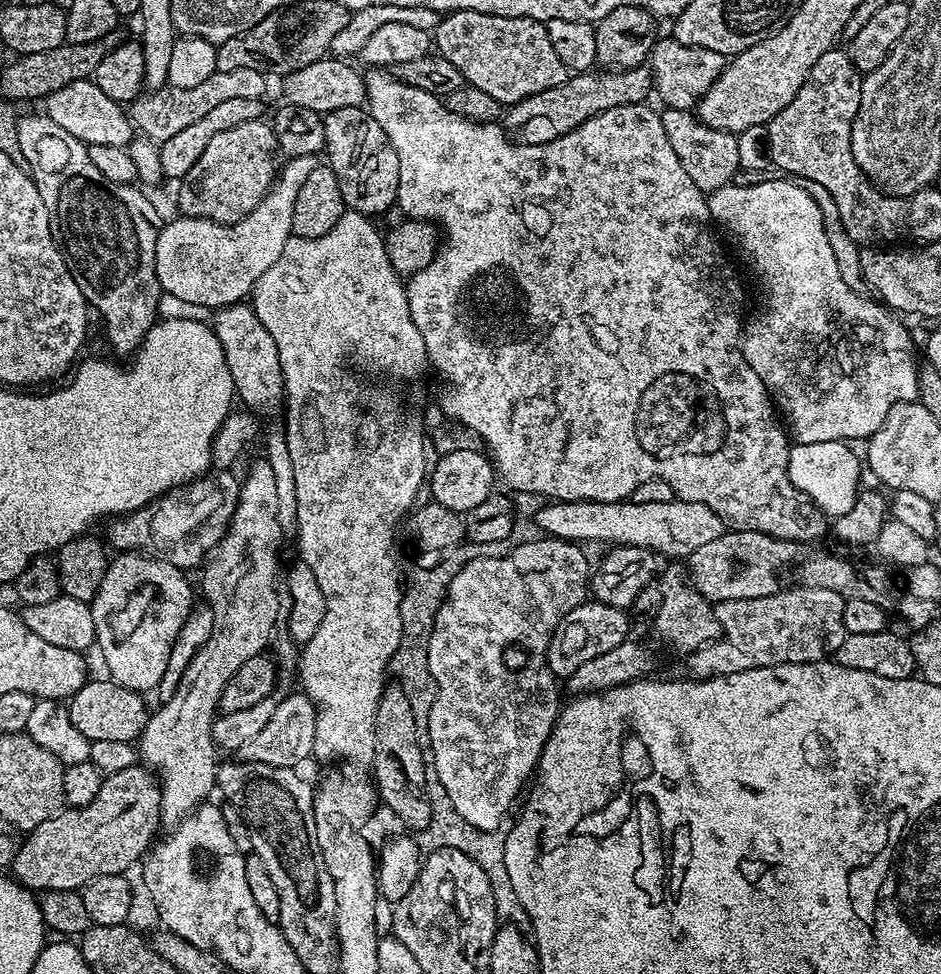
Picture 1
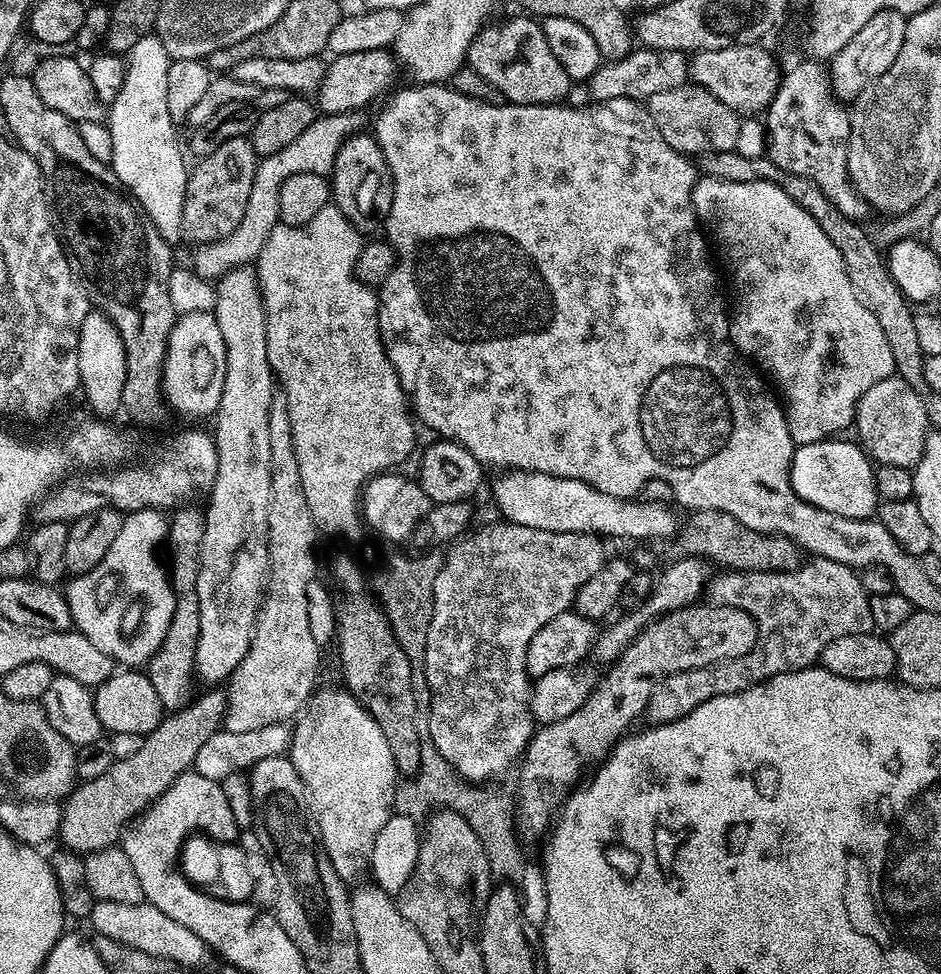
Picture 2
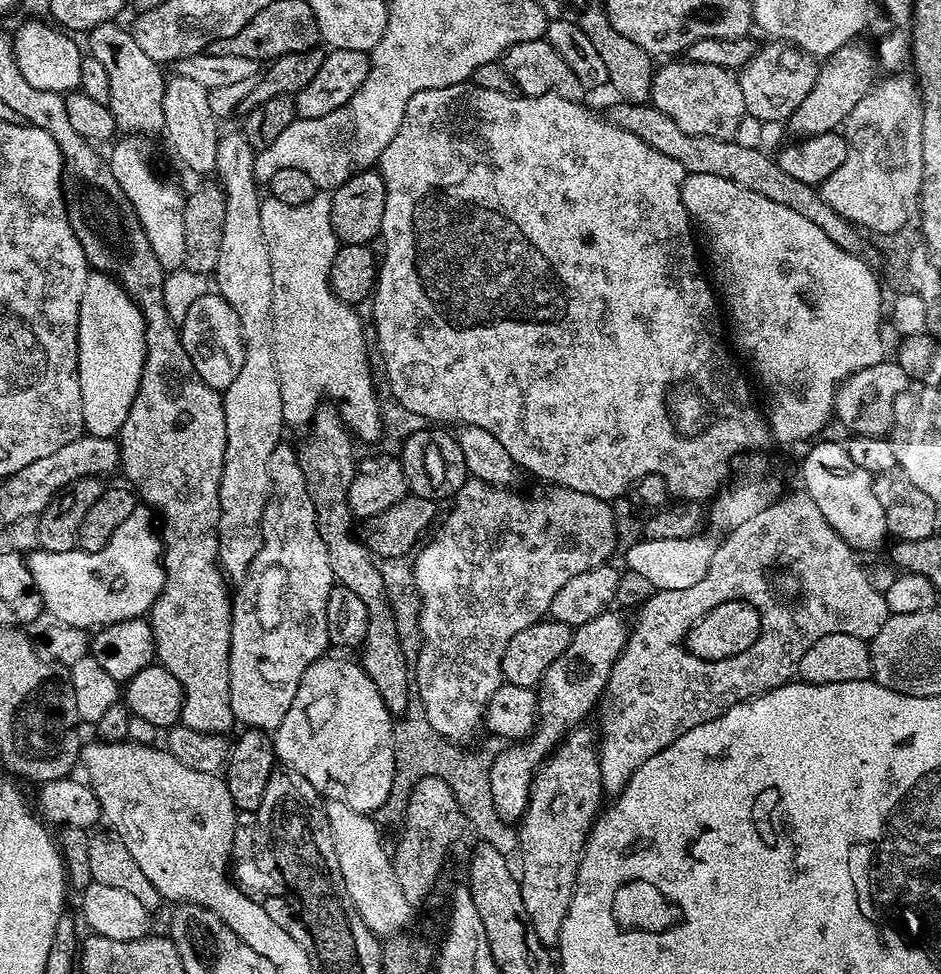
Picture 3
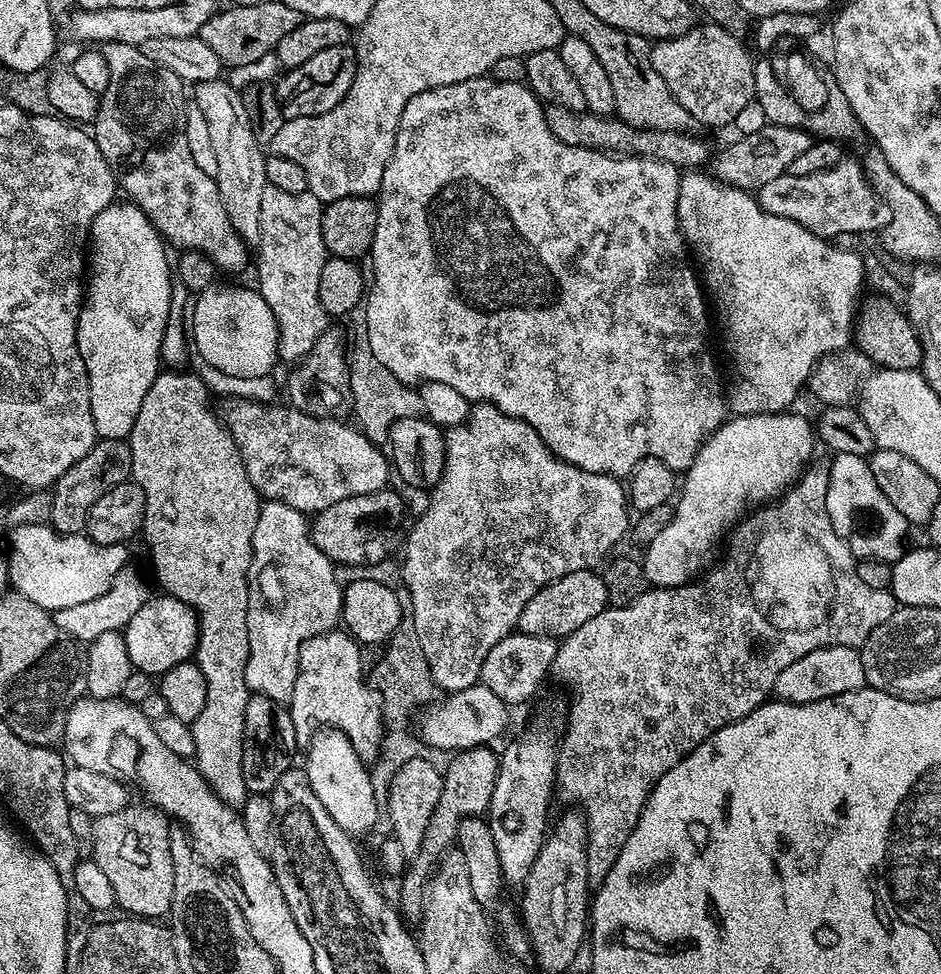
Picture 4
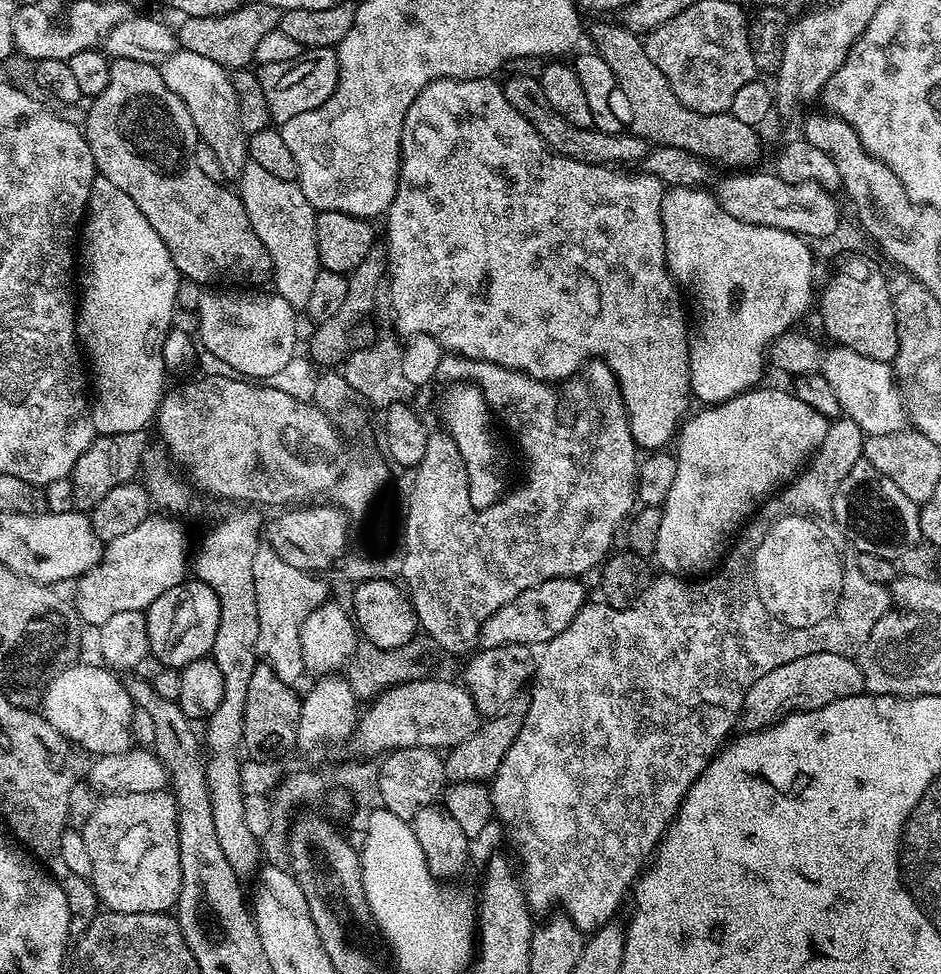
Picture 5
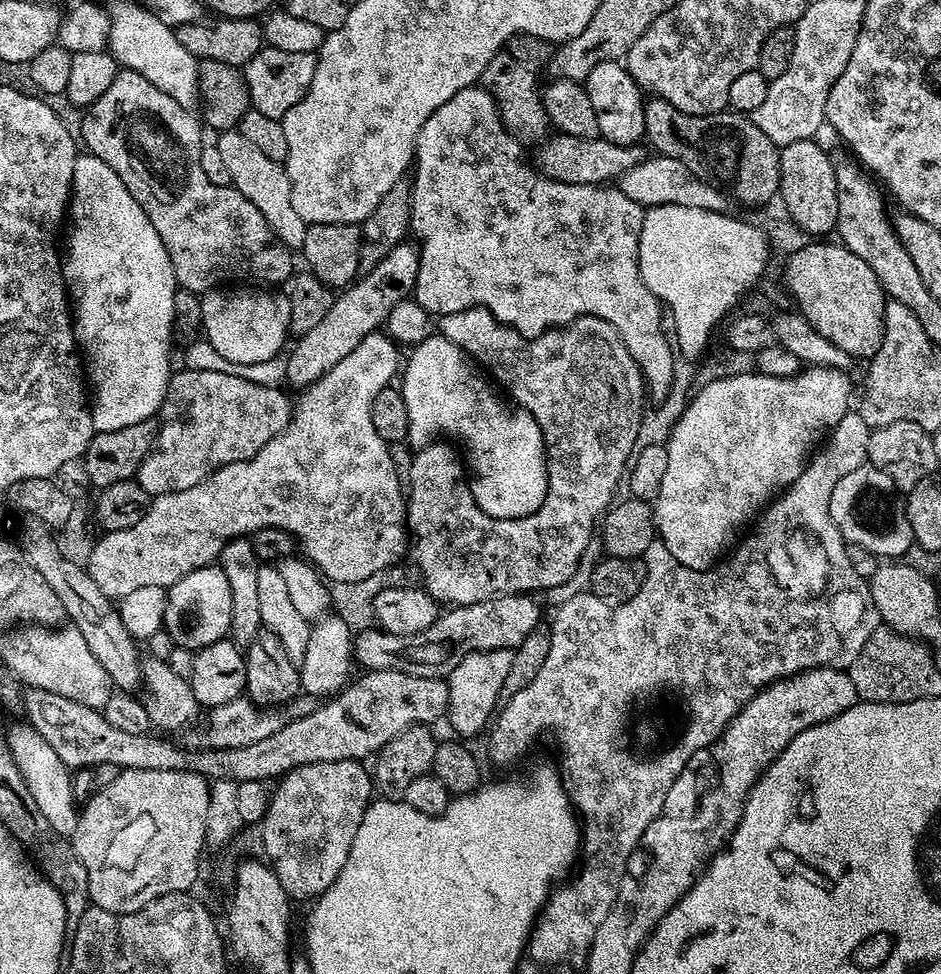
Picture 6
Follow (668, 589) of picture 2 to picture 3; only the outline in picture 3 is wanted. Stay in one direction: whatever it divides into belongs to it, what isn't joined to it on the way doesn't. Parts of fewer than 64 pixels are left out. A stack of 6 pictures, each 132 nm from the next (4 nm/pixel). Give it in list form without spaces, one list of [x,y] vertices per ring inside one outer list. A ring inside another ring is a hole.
[[[616,610],[598,614],[582,626],[578,626],[570,638],[570,646],[550,662],[546,674],[538,685],[538,719],[532,733],[519,742],[512,742],[495,753],[488,768],[490,794],[498,814],[509,822],[519,821],[523,816],[532,780],[540,765],[551,756],[560,741],[572,731],[581,727],[582,720],[601,703],[608,687],[610,670],[624,652],[630,631],[629,621],[624,621]]]

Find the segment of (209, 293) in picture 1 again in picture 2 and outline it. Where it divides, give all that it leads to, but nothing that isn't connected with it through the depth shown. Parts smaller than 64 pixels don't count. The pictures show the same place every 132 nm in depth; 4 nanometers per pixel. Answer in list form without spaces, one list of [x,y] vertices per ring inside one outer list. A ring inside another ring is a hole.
[[[339,112],[336,116],[327,114],[317,115],[316,121],[290,146],[278,150],[278,154],[270,154],[263,157],[256,165],[256,177],[250,190],[250,202],[246,202],[246,214],[234,230],[226,238],[222,238],[213,244],[202,244],[195,249],[190,268],[202,279],[215,282],[229,272],[231,268],[242,268],[251,265],[259,256],[270,230],[278,223],[278,190],[282,190],[282,182],[294,174],[318,174],[328,176],[332,171],[338,150],[350,134],[361,131],[364,124],[363,115],[360,112]]]

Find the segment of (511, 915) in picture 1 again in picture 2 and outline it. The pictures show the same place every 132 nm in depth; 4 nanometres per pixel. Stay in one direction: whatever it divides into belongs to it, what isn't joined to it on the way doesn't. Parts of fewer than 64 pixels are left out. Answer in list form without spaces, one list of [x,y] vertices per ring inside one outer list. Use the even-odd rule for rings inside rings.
[[[428,746],[420,754],[420,770],[415,776],[405,779],[396,789],[394,808],[401,816],[423,817],[433,810],[450,808],[462,814],[466,822],[478,834],[484,847],[488,864],[492,867],[492,875],[496,878],[512,878],[524,868],[524,856],[520,853],[522,847],[516,830],[514,815],[514,800],[504,792],[487,792],[487,787],[477,786],[451,768],[438,754],[438,750]]]

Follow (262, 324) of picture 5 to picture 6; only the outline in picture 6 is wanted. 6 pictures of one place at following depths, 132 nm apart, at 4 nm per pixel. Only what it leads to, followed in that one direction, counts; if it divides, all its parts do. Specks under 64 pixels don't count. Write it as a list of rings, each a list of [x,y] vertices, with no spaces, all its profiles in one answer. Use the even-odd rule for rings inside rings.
[[[218,287],[202,296],[203,335],[218,354],[232,363],[265,362],[281,355],[290,340],[290,302],[287,295],[280,293],[279,296],[276,290],[251,292],[248,288],[251,287]]]

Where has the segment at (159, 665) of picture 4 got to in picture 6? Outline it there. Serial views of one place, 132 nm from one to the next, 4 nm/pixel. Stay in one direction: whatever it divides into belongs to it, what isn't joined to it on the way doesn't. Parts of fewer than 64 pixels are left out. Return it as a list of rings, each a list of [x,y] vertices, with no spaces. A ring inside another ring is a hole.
[[[218,566],[199,568],[168,589],[165,630],[174,638],[177,648],[205,648],[210,642],[225,639],[232,631],[232,595],[230,582]]]

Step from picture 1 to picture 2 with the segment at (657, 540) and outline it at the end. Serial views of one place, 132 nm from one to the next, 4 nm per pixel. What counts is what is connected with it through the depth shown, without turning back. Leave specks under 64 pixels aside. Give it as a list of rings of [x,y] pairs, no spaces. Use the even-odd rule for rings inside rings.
[[[504,470],[492,484],[492,496],[496,499],[496,508],[503,519],[510,524],[530,526],[534,530],[550,530],[558,534],[582,534],[591,532],[601,538],[617,536],[620,540],[668,540],[677,535],[678,520],[673,510],[666,504],[650,504],[643,498],[629,498],[623,500],[610,494],[602,494],[602,490],[594,490],[581,480],[574,478],[558,478],[542,474],[541,472],[518,472]]]

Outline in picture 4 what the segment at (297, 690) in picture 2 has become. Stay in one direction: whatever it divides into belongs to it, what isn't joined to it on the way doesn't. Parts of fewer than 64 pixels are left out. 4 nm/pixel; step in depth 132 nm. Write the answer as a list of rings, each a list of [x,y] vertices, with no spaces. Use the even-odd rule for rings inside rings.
[[[270,500],[261,503],[260,513],[258,514],[258,526],[254,526],[254,534],[252,535],[252,561],[248,567],[248,609],[246,610],[246,630],[250,638],[250,654],[246,662],[246,686],[249,693],[265,696],[274,702],[287,705],[294,694],[294,682],[298,678],[298,654],[302,642],[306,642],[315,636],[321,636],[323,632],[333,631],[341,623],[340,607],[344,604],[344,594],[342,591],[342,580],[336,577],[337,569],[334,567],[330,558],[326,558],[326,554],[322,554],[322,550],[318,550],[318,546],[312,540],[310,531],[310,520],[307,515],[298,510],[294,510],[294,506],[286,506],[280,500]]]

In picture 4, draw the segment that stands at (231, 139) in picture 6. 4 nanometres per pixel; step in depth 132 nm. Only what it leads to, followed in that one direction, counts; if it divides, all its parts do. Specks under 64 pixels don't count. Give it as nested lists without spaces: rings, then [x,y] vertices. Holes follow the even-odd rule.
[[[266,187],[262,190],[262,218],[260,219],[260,265],[256,272],[260,275],[258,291],[266,298],[266,306],[278,322],[278,356],[281,361],[299,362],[314,346],[319,336],[330,327],[330,317],[322,310],[318,299],[318,274],[329,258],[326,242],[322,238],[322,214],[324,204],[310,191],[302,194],[286,194],[286,190]]]

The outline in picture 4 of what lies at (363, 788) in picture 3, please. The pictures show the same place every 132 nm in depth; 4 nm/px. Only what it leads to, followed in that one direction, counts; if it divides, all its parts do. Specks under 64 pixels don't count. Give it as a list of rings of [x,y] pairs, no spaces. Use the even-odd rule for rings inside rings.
[[[344,630],[323,632],[321,636],[315,636],[302,642],[298,654],[298,678],[294,682],[294,694],[290,701],[297,745],[307,745],[317,726],[327,726],[346,734],[346,738],[350,738],[350,742],[361,760],[372,762],[379,756],[380,745],[384,743],[386,731],[384,710],[381,707],[381,696],[366,679],[366,668],[360,665],[360,651],[362,651],[361,645]]]

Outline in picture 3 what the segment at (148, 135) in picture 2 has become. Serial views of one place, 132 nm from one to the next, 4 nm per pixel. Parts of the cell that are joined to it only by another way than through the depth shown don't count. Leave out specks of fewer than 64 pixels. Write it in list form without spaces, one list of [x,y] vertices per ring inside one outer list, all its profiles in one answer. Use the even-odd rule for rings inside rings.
[[[128,134],[120,139],[111,145],[113,148],[110,163],[114,178],[118,178],[118,186],[122,186],[122,194],[130,198],[130,206],[134,206],[134,214],[138,214],[138,222],[142,222],[142,230],[146,230],[146,239],[154,250],[154,258],[158,258],[165,273],[183,269],[186,262],[185,193],[183,191],[180,193],[174,185],[167,184],[152,169],[152,164],[148,161],[147,144],[149,143],[142,136]]]

